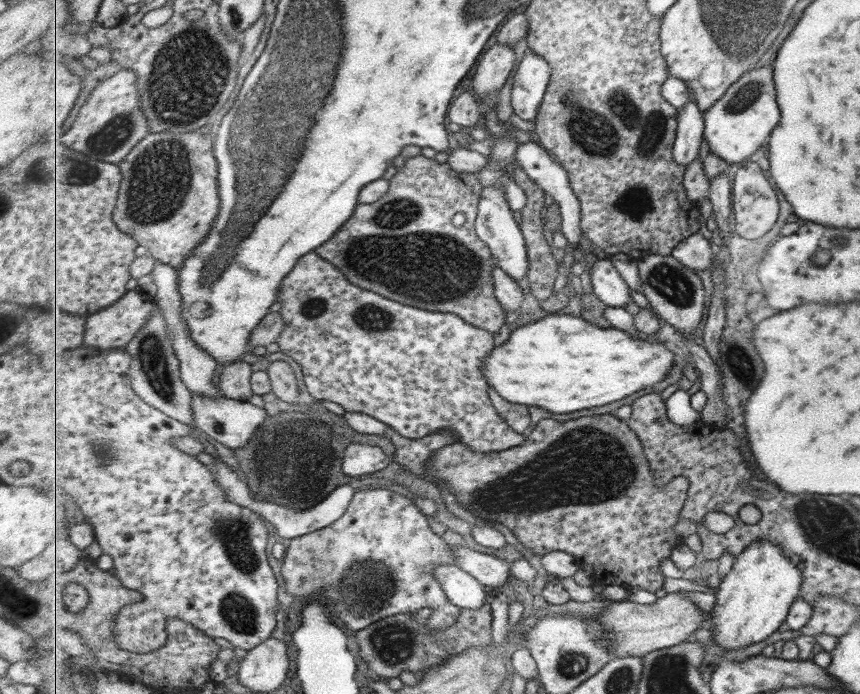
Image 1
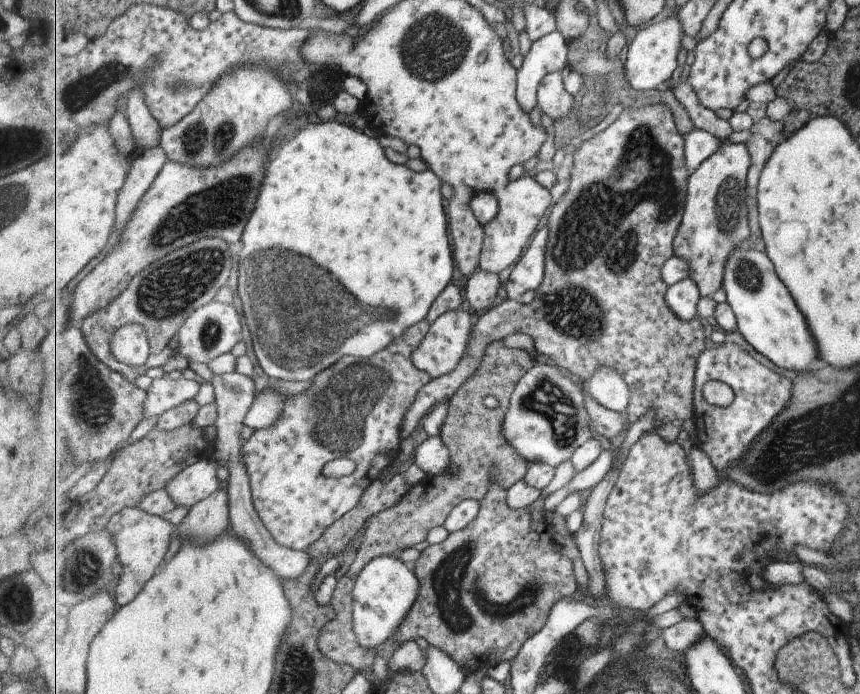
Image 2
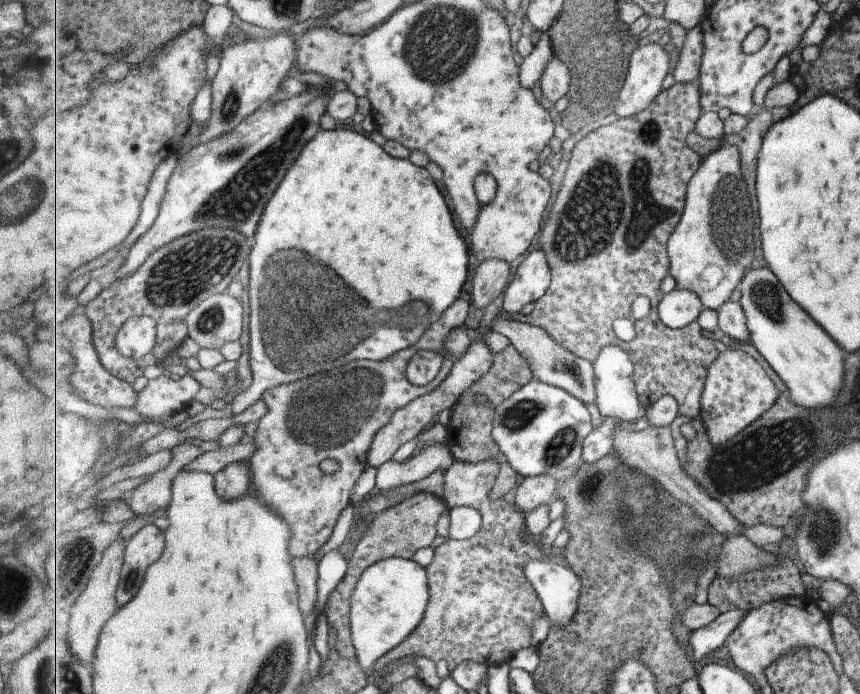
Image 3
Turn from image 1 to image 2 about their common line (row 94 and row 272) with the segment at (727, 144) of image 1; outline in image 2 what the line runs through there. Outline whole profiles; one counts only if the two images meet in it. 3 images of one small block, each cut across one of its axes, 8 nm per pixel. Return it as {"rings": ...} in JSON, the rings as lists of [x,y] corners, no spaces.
{"rings":[[[737,247],[725,267],[724,285],[726,300],[734,308],[738,332],[771,364],[779,368],[809,373],[817,356],[811,328],[787,286],[779,280],[775,266],[767,251]]]}

